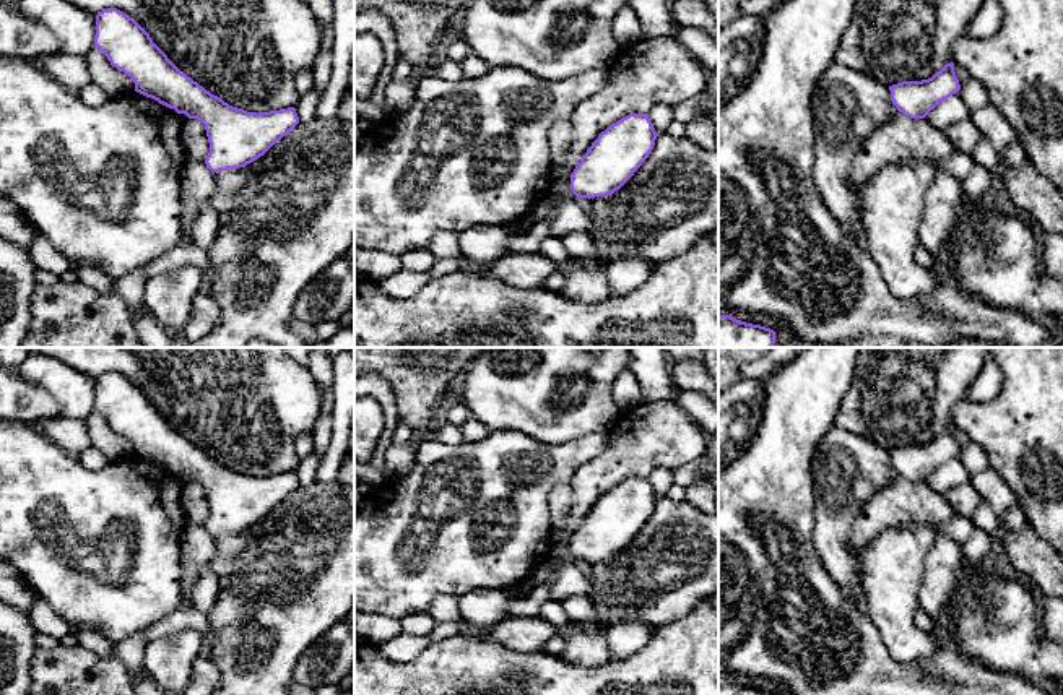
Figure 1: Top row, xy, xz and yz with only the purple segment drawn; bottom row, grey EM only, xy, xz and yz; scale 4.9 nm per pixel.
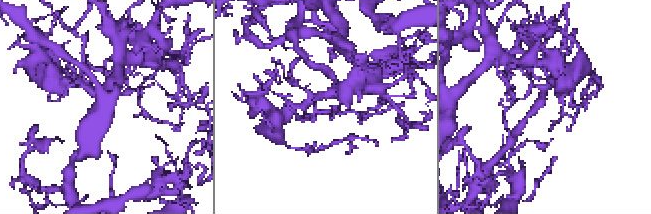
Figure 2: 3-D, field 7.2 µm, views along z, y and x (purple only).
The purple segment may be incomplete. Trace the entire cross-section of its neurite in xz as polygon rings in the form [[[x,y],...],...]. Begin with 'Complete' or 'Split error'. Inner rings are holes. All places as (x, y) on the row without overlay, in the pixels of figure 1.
Split error. [[[629,477],[601,495],[571,537],[574,559],[559,568],[549,599],[562,602],[577,594],[587,596],[592,583],[579,563],[619,554],[649,521],[657,500],[649,477]]]

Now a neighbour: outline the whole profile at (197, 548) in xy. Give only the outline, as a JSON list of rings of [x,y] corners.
[[[185,523],[180,541],[180,562],[184,568],[182,599],[185,609],[192,609],[189,604],[189,594],[197,583],[200,572],[210,568],[215,555],[215,537],[206,528],[195,523]]]

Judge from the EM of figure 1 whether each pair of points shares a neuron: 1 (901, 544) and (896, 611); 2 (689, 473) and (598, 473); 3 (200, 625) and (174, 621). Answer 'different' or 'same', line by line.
1: same
2: different
3: same

